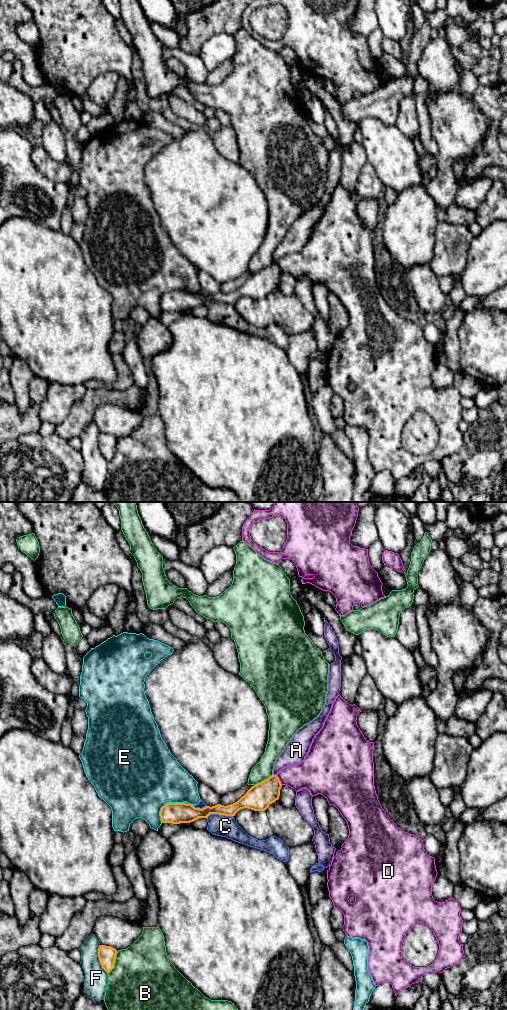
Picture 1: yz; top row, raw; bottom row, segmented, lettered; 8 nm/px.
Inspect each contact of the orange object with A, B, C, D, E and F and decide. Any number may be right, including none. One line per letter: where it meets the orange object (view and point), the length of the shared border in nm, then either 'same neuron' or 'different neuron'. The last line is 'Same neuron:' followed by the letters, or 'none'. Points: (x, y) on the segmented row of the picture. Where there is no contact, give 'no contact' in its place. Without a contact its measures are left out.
A: yz (275, 775) | 40 nm | different neuron
B: yz (114, 962) | 200 nm | different neuron
C: yz (219, 814) | 220 nm | different neuron
D: yz (279, 780) | 90 nm | different neuron
E: yz (166, 804) | 260 nm | different neuron
F: yz (99, 959) | 240 nm | different neuron
Same neuron: none

